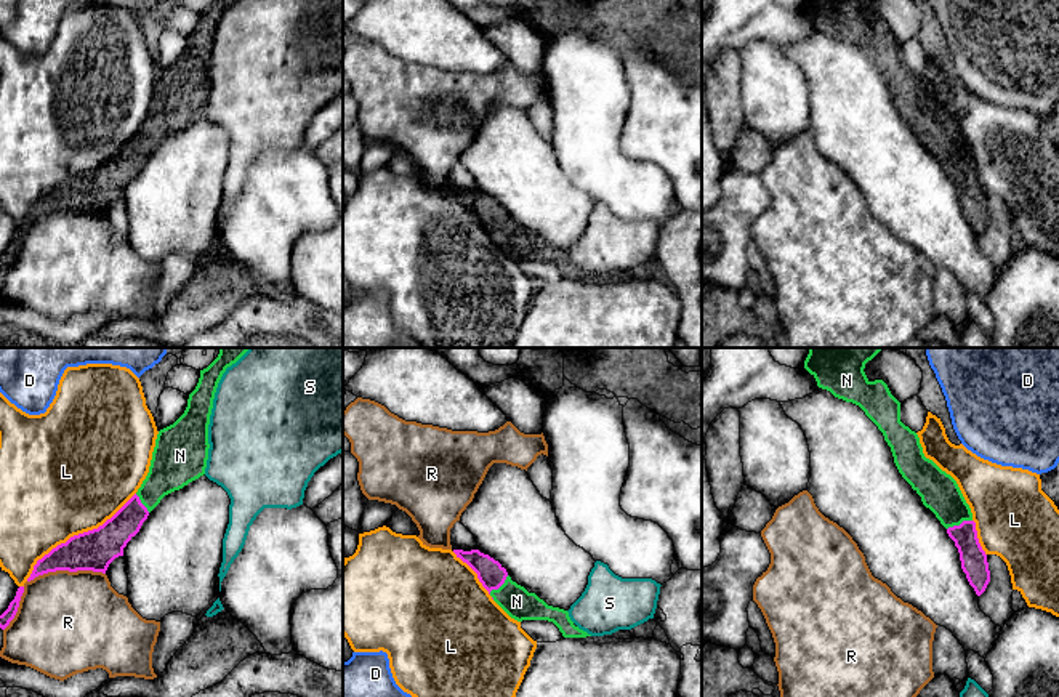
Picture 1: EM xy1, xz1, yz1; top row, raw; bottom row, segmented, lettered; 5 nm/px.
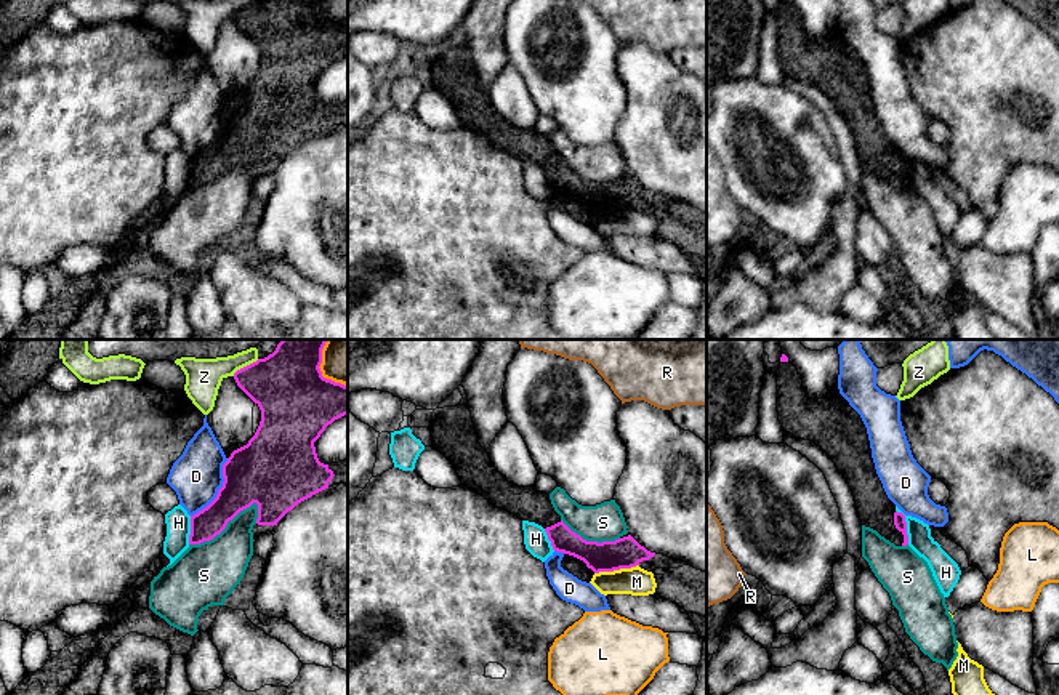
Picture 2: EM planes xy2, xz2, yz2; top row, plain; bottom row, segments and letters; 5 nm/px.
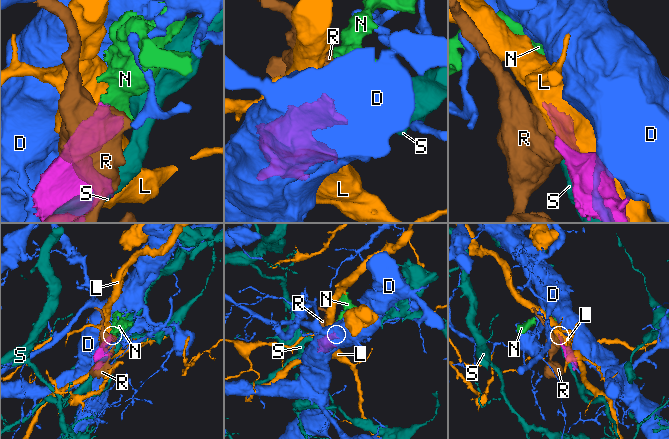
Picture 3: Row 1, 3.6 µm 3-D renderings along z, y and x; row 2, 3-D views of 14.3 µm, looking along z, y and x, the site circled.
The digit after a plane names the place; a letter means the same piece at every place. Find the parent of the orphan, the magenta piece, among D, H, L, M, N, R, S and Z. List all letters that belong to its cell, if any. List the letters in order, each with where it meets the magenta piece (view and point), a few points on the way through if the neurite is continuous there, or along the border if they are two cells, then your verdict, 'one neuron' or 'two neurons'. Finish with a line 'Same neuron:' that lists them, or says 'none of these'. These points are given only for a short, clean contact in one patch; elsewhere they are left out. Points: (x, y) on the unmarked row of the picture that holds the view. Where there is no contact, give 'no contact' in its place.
D: contact xy2 (218, 132); two neurons
H: contact yz2 (905, 167); border yz2 (896, 151), (904, 157), (909, 184); two neurons
L: contact xy1 (76, 177); two neurons
M: contact xz2 (616, 210); border xz2 (638, 205), (628, 210), (599, 212), (595, 215); two neurons
N: contact yz1 (960, 165); one neuron
R: contact xy1 (66, 210); two neurons
S: contact xy2 (225, 168); two neurons
Z: contact xy2 (247, 7); two neurons
Same neuron: N

